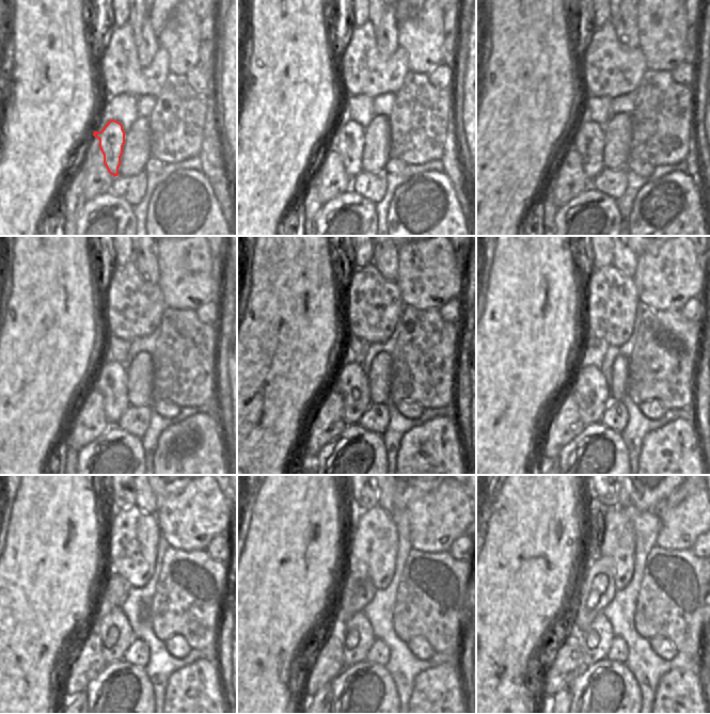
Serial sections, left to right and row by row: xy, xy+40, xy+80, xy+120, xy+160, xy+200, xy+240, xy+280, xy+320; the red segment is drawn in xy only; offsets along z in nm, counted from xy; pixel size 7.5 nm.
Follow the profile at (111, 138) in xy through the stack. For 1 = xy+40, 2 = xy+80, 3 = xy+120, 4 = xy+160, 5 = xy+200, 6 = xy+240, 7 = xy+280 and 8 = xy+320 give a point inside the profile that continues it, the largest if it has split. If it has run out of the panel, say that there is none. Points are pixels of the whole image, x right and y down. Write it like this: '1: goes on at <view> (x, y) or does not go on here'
1: goes on at xy+40 (348, 140)
2: goes on at xy+80 (587, 140)
3: goes on at xy+120 (110, 380)
4: goes on at xy+160 (351, 383)
5: goes on at xy+200 (592, 393)
6: goes on at xy+240 (116, 635)
7: goes on at xy+280 (356, 635)
8: goes on at xy+320 (595, 641)

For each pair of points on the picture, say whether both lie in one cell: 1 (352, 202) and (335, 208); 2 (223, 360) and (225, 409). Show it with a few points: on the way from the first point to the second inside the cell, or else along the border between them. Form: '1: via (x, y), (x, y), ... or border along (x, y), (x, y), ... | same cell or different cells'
1: via (348, 203), (344, 203), (340, 207) | same cell
2: via (225, 371), (225, 397) | same cell

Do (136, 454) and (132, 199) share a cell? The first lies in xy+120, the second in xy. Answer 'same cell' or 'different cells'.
different cells

